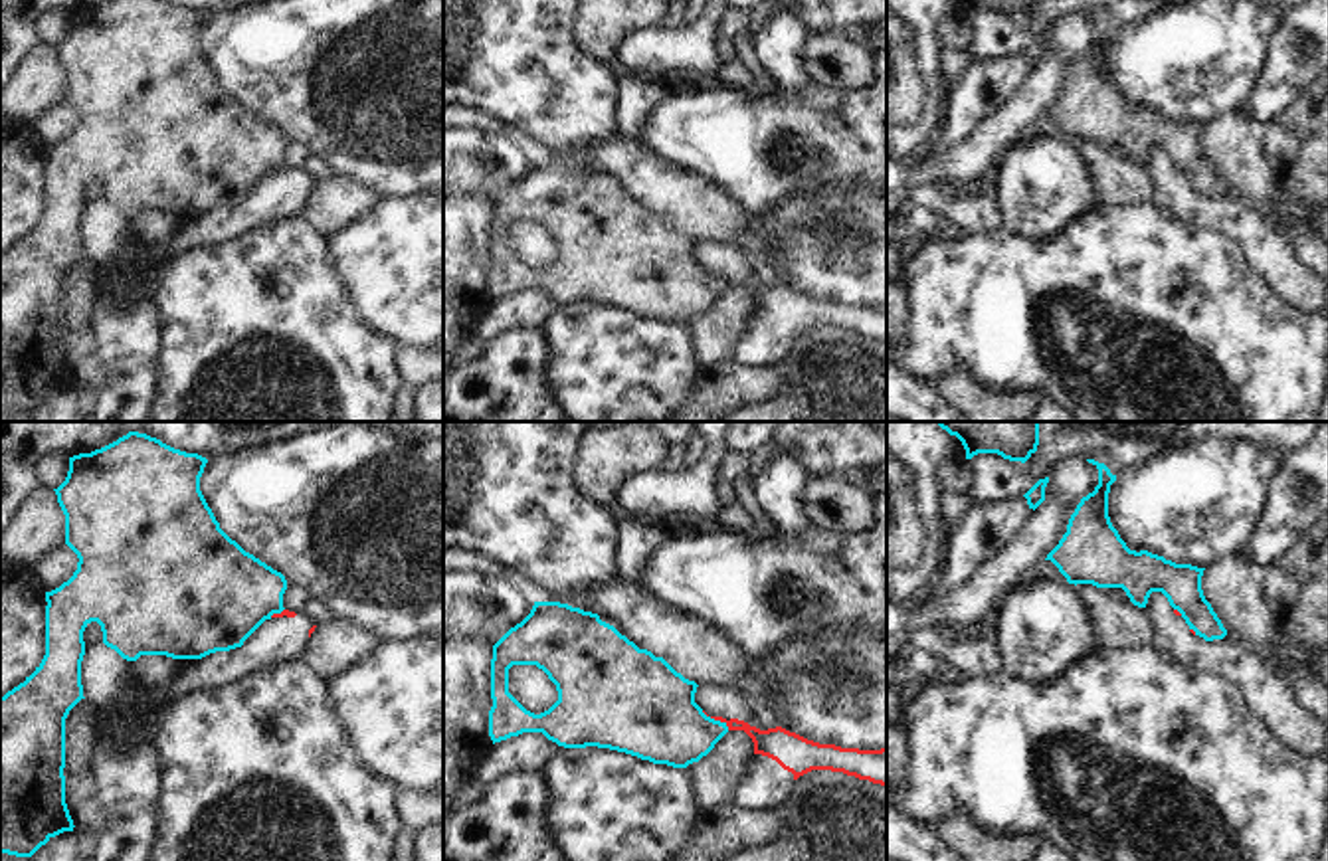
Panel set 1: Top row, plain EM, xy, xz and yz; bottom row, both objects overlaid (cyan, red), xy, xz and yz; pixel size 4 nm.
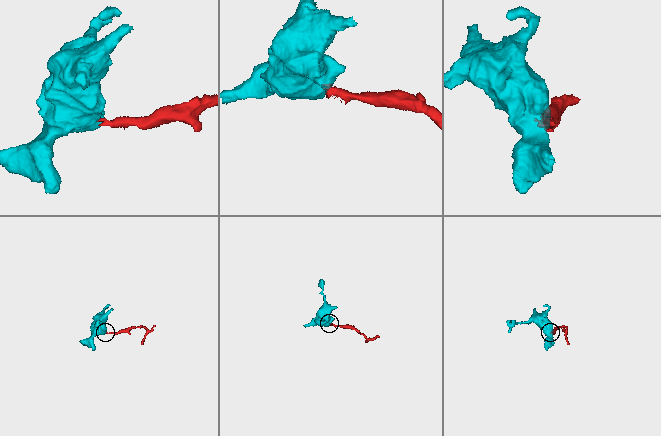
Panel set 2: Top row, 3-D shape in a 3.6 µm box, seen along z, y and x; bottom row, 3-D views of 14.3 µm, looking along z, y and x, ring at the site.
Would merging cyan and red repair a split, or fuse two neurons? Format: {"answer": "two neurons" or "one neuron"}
{"answer": "two neurons"}

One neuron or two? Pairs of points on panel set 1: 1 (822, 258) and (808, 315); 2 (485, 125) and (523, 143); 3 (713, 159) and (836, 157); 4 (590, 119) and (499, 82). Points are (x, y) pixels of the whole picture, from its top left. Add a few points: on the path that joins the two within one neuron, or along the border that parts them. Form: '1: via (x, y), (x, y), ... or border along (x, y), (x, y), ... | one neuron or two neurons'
1: border along (780, 282), (820, 299), (857, 305) | two neurons
2: via (495, 127), (513, 135) | one neuron
3: via (743, 159), (758, 159), (778, 179), (806, 165) | one neuron
4: via (569, 101), (539, 82), (521, 82) | one neuron

